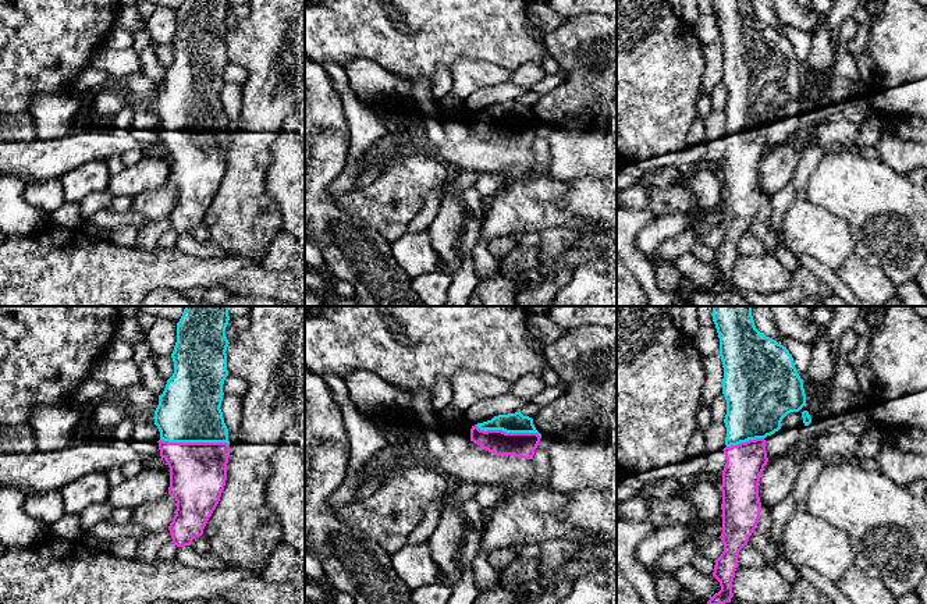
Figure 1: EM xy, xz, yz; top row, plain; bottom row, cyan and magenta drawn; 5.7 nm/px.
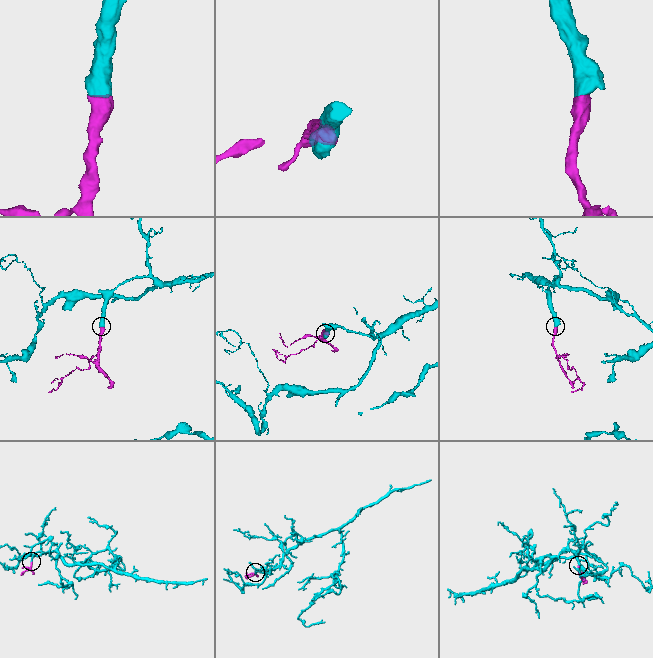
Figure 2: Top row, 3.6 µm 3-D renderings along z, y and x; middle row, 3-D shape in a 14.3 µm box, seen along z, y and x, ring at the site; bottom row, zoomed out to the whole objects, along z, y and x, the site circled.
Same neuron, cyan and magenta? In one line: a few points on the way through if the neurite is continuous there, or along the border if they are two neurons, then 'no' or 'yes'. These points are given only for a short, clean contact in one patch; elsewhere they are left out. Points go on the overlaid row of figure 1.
way xy (188, 411), (195, 441), (198, 471); yes

